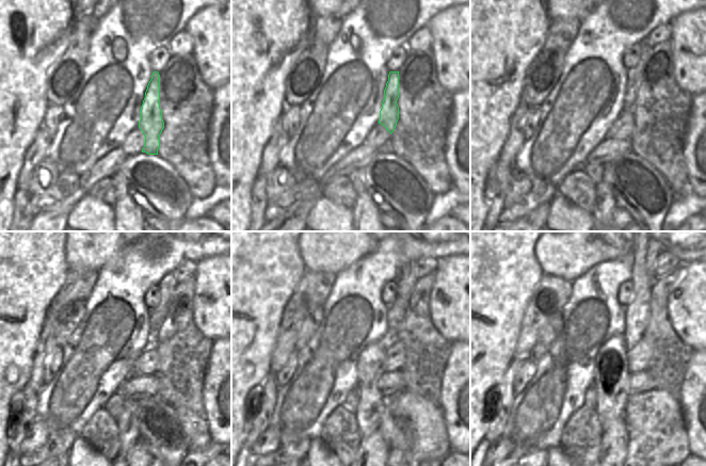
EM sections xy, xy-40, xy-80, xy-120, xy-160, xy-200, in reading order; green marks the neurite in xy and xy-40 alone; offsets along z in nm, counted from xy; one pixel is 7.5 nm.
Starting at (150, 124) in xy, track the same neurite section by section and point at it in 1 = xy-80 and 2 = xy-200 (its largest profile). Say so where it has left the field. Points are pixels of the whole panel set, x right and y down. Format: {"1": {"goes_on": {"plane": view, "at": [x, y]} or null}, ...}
{"1": {"goes_on": {"plane": "xy-80", "at": [632, 75]}}, "2": {"goes_on": {"plane": "xy-200", "at": [637, 312]}}}

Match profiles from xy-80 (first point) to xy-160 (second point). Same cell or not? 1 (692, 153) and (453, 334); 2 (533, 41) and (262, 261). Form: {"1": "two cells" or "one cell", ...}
{"1": "two cells", "2": "one cell"}

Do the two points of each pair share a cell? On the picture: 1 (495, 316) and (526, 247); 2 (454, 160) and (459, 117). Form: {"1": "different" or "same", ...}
{"1": "same", "2": "same"}

